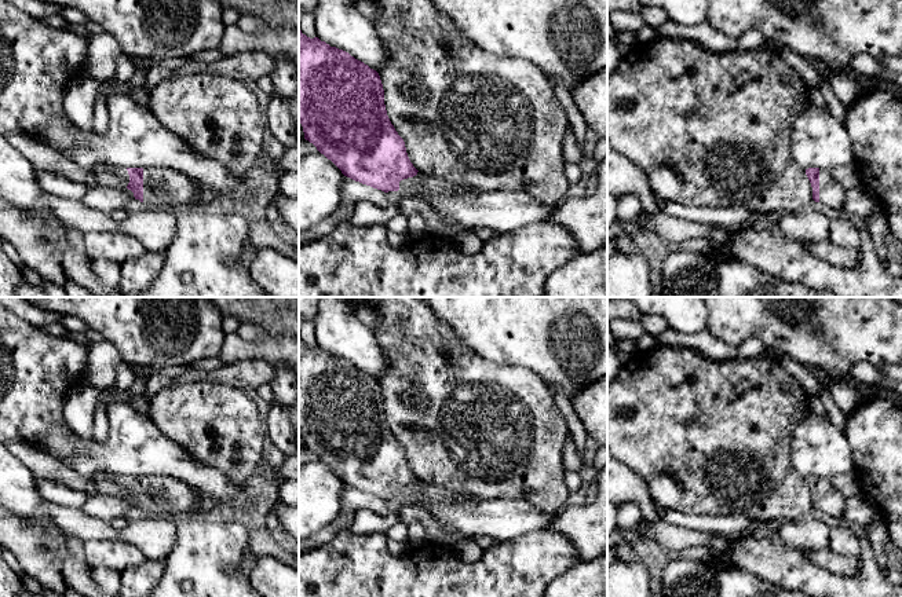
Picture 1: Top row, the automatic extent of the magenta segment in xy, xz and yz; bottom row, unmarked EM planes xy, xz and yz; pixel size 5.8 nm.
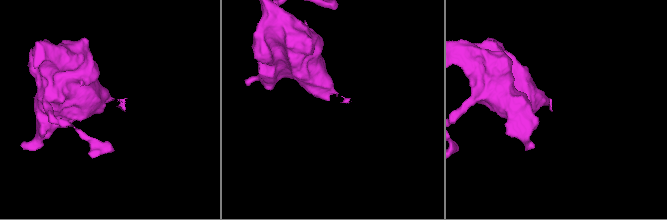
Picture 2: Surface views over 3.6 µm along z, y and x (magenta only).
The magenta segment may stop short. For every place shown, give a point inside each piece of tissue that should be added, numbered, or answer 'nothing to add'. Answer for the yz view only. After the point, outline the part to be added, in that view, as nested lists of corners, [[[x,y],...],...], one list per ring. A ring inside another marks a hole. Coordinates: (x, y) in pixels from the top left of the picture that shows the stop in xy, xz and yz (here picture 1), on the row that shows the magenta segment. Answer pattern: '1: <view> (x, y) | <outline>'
1: yz (833, 185) | [[[854,162],[832,171],[819,168],[819,202],[833,209],[843,209],[846,191],[861,183],[859,171]]]

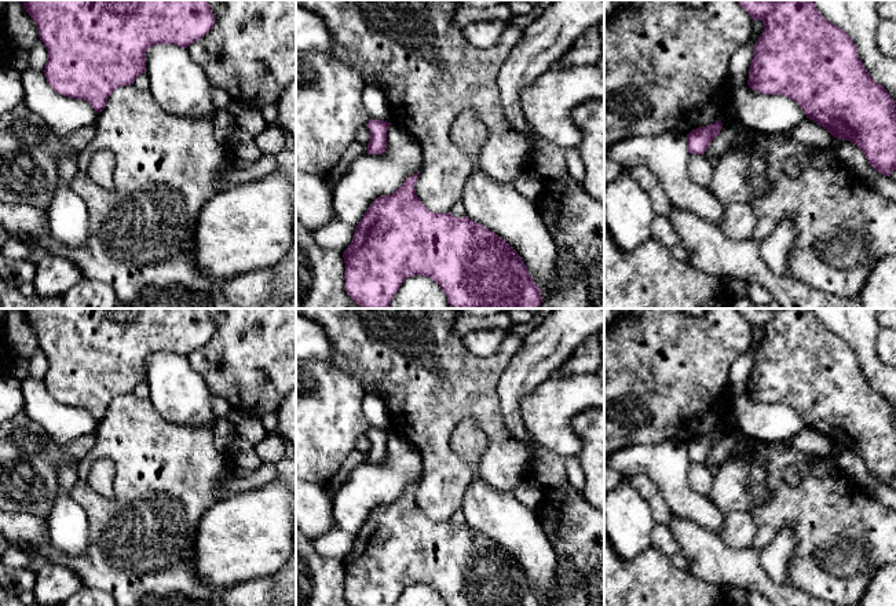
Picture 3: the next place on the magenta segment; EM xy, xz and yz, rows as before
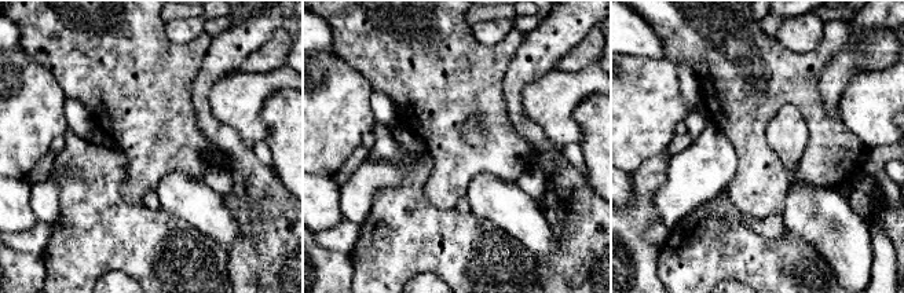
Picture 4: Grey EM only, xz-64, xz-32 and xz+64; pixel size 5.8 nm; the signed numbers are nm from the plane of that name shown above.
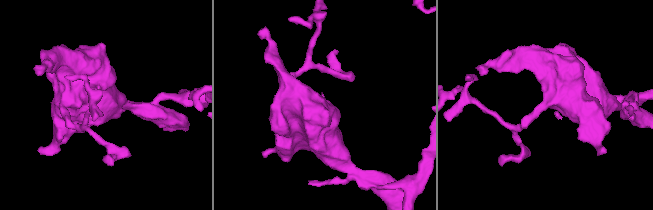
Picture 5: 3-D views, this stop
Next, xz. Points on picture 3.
nothing to add

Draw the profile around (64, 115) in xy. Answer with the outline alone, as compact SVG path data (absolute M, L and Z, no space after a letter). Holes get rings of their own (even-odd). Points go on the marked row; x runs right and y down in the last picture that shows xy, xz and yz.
M15 47L10 63L19 72L23 103L59 136L67 138L80 128L96 124L99 113L91 103L58 94L47 83L43 70L30 67L28 51Z

